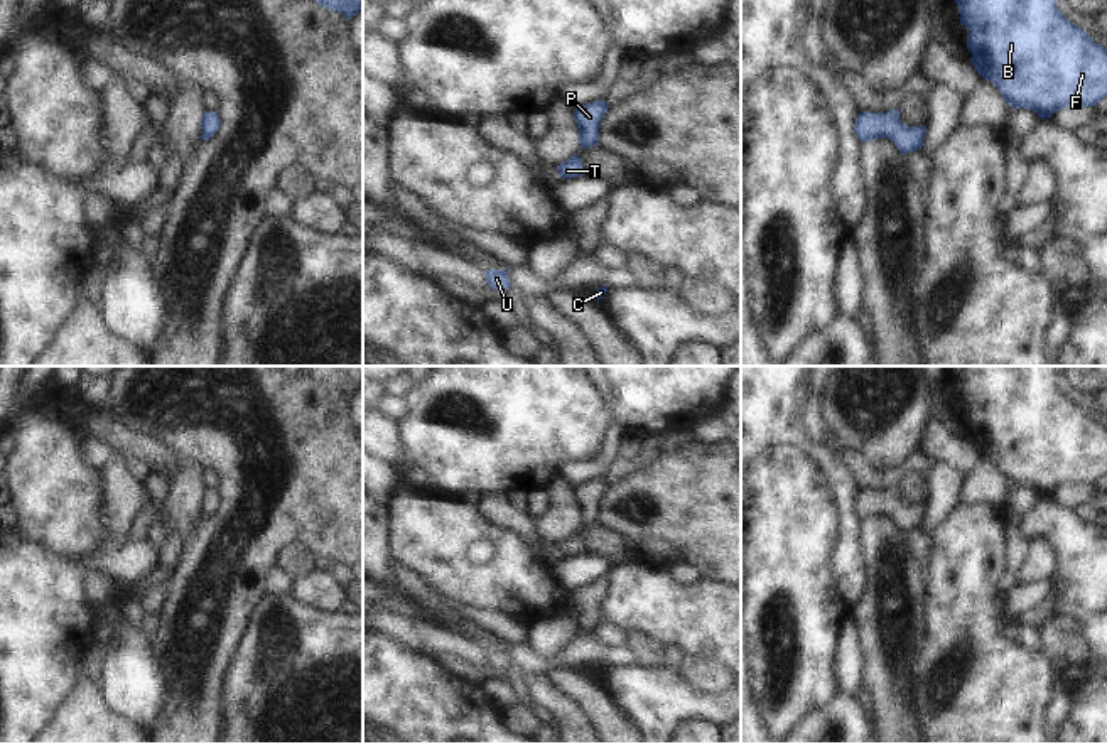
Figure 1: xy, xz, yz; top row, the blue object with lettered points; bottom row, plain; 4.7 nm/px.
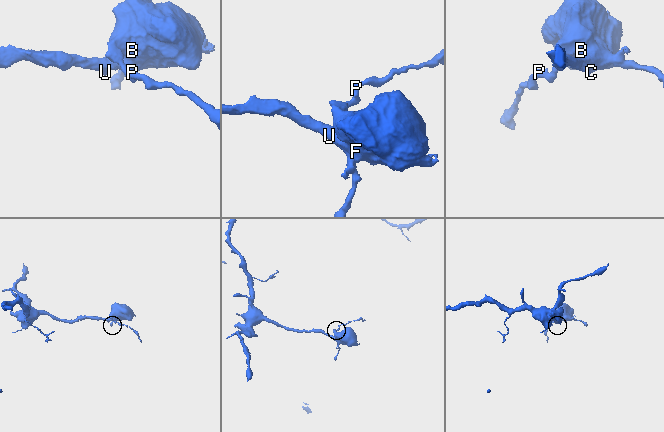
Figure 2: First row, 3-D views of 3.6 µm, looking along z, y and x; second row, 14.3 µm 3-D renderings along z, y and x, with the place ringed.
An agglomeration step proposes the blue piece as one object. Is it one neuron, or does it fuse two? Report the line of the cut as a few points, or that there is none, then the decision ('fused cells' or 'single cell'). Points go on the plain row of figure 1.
no cut | single cell

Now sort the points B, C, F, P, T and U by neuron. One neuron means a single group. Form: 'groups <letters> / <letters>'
groups B C F P T U

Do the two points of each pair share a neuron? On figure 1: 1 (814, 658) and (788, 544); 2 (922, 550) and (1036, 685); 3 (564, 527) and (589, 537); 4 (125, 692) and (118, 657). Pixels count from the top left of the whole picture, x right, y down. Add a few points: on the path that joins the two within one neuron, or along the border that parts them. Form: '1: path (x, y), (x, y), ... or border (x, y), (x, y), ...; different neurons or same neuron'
1: path (800, 630), (795, 603), (788, 591), (788, 572); same neuron
2: border (934, 535), (927, 577); different neurons
3: border (581, 525), (576, 532); different neurons
4: path (125, 684), (125, 665); same neuron

